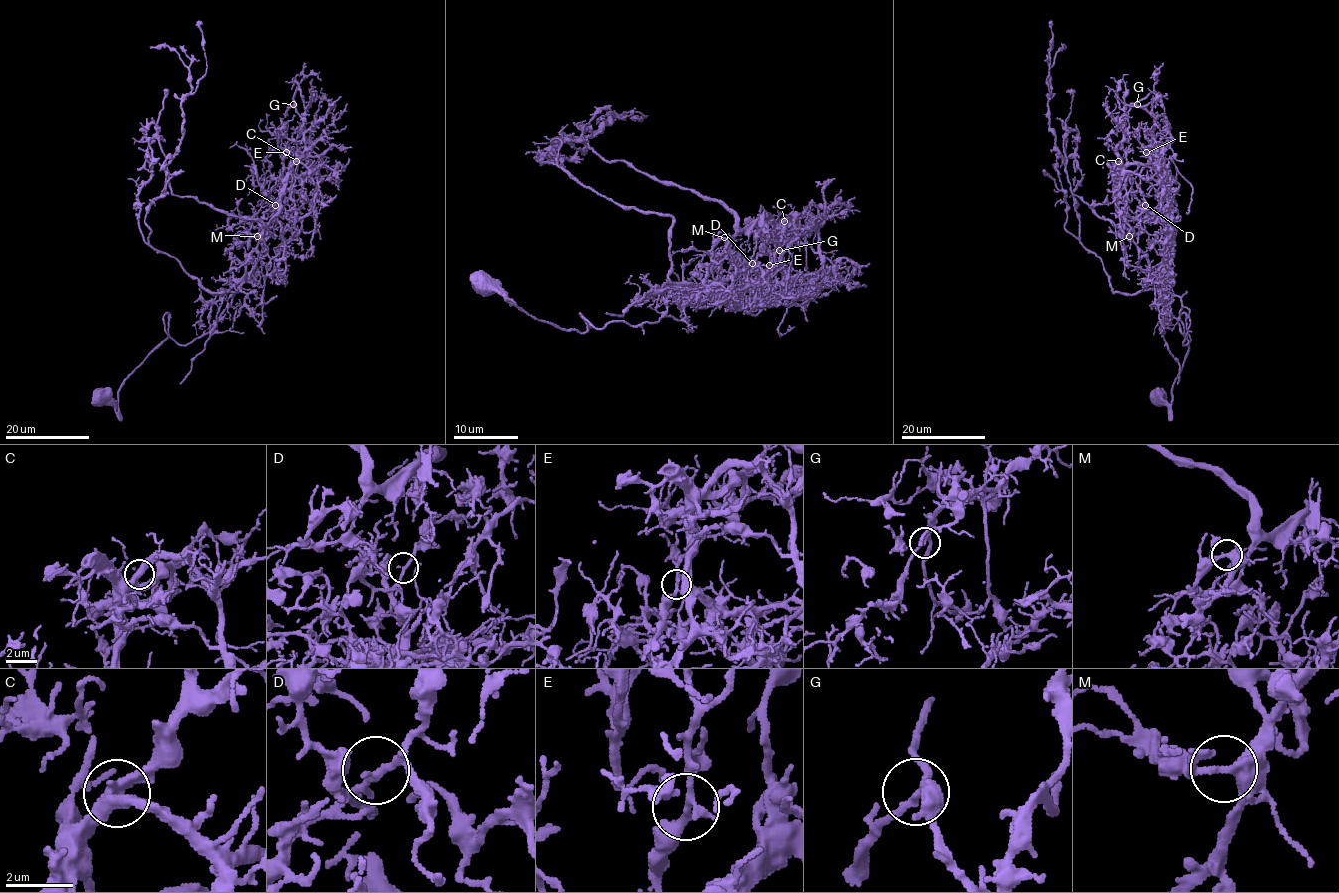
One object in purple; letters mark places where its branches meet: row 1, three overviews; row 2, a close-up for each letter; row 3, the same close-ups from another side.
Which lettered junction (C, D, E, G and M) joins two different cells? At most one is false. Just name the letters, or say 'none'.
E

